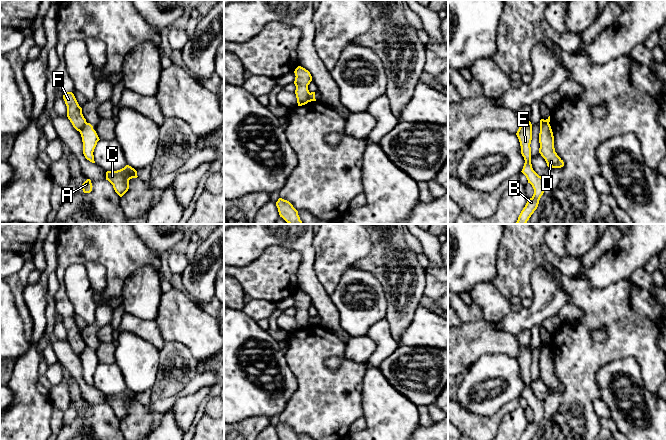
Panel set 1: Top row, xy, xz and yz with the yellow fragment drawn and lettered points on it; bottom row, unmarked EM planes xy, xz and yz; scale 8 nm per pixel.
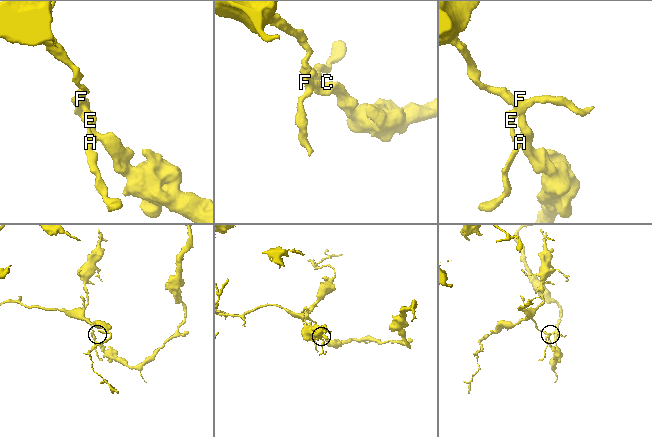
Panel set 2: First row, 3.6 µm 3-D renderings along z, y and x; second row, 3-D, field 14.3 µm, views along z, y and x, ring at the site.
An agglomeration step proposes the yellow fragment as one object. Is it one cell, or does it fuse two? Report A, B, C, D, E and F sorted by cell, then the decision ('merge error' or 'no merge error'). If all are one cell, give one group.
A B E F / C D; merge error

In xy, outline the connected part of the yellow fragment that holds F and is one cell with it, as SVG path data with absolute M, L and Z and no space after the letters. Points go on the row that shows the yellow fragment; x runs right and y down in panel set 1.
M66 92L63 99L67 106L67 117L77 131L81 131L86 123L86 119L82 114L82 108L79 106L74 94Z

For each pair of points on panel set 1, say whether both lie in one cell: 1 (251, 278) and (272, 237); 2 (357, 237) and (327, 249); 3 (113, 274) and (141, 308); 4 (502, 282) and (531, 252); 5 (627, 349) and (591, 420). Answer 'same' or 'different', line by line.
1: different
2: same
3: different
4: same
5: same

